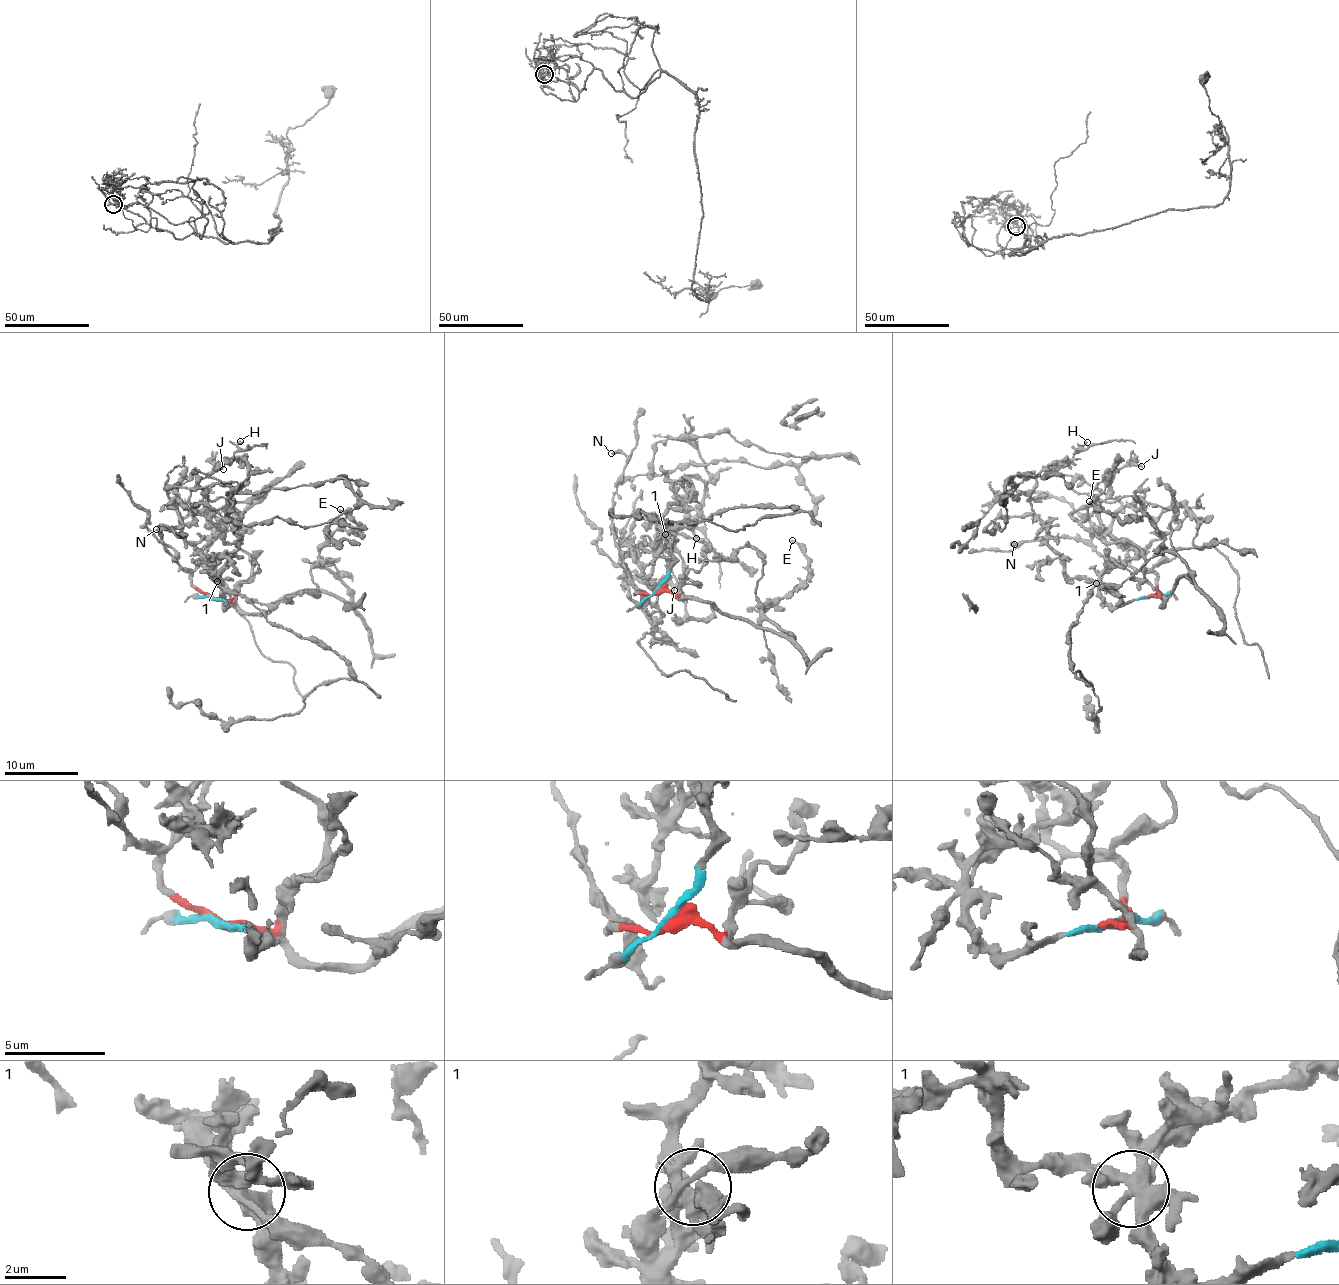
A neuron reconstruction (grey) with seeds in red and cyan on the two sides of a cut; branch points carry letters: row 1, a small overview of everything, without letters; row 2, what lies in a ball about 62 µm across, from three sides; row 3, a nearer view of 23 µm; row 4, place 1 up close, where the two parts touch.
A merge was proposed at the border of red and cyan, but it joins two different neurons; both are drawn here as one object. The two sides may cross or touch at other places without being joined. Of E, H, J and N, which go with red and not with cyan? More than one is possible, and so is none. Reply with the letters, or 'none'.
E, N

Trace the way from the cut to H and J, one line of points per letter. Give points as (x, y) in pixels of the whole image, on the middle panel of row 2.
H: (657, 590), (671, 563), (662, 516), (691, 494), (684, 486), (696, 475), (705, 494), (691, 523), (696, 539)
J: (657, 590), (671, 559), (670, 540), (662, 538), (647, 575), (631, 551), (644, 536), (668, 555), (674, 590)

